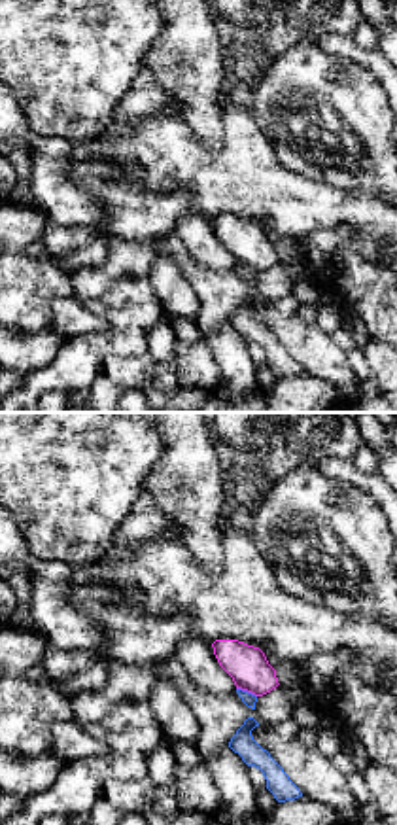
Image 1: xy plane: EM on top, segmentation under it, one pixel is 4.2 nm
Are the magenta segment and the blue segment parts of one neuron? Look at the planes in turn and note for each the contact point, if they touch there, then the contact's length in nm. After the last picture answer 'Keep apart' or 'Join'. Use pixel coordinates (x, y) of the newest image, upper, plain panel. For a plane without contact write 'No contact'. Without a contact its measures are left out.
Touches magenta at (246, 265). Shared border 100 nm

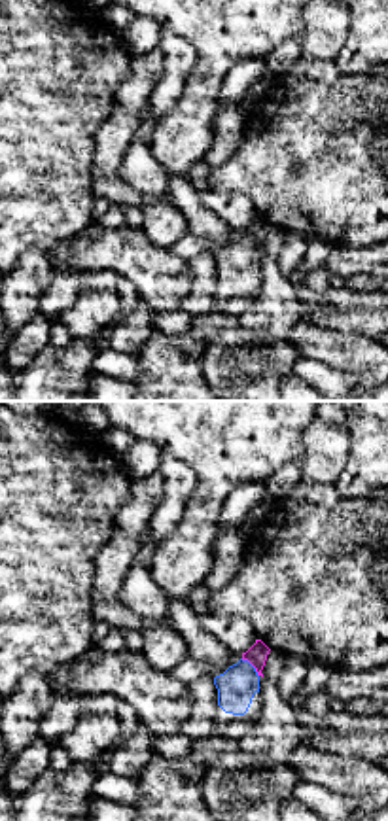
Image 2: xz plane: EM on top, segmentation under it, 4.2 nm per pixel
Touches magenta at (252, 241). Shared border 110 nm

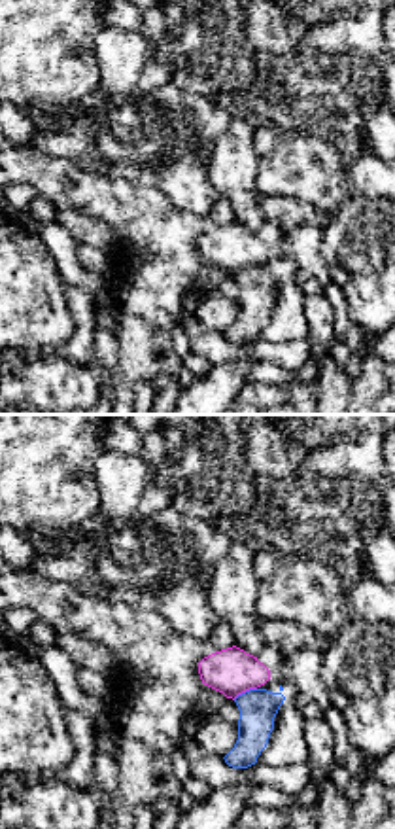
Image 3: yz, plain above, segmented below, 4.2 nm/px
Touches magenta at (244, 267). Shared border 120 nm

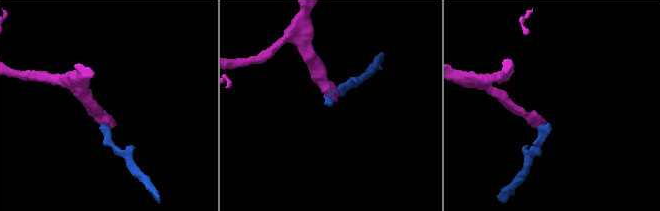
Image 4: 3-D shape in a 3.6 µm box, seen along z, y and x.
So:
Keep apart

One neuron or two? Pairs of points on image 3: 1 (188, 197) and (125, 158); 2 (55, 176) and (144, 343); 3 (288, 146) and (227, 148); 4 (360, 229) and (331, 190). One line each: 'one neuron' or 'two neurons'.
1: one neuron
2: one neuron
3: two neurons
4: two neurons

